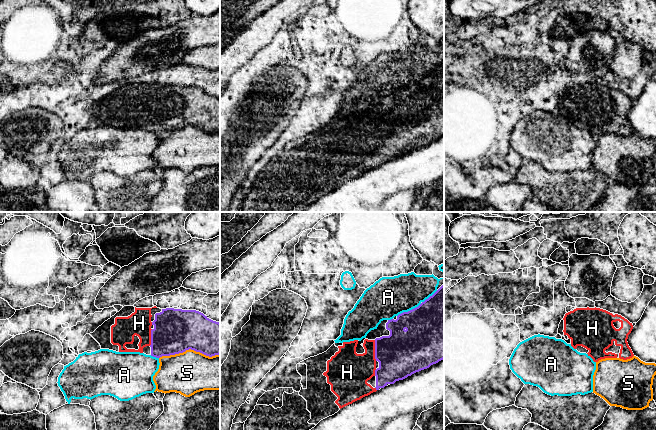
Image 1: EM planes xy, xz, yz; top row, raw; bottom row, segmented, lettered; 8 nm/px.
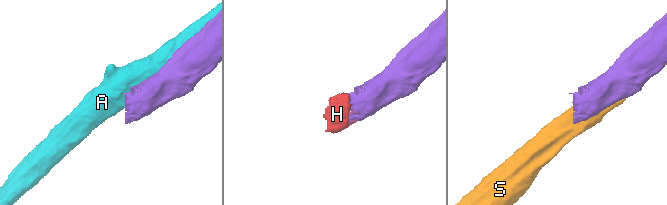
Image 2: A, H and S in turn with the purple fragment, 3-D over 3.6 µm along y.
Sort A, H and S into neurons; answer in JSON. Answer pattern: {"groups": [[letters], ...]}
{"groups": [["A"], ["H"], ["S"]]}

